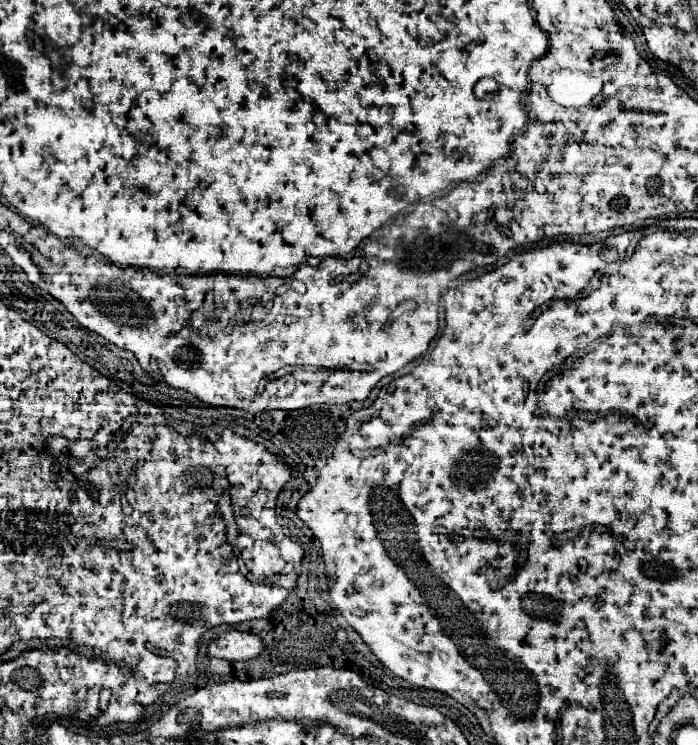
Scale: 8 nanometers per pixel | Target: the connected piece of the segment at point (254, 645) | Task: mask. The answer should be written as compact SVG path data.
M229 631L219 635L215 641L209 643L207 651L213 657L227 659L227 661L247 661L259 655L265 649L265 643L253 635L243 631Z

